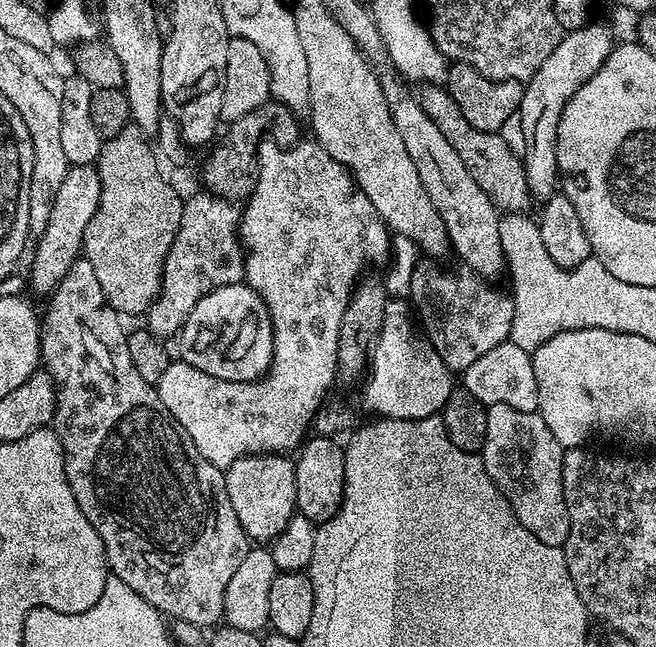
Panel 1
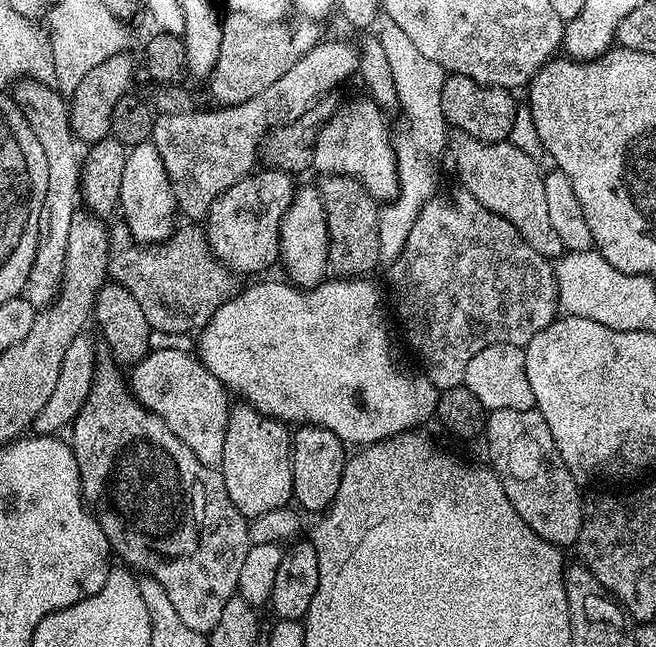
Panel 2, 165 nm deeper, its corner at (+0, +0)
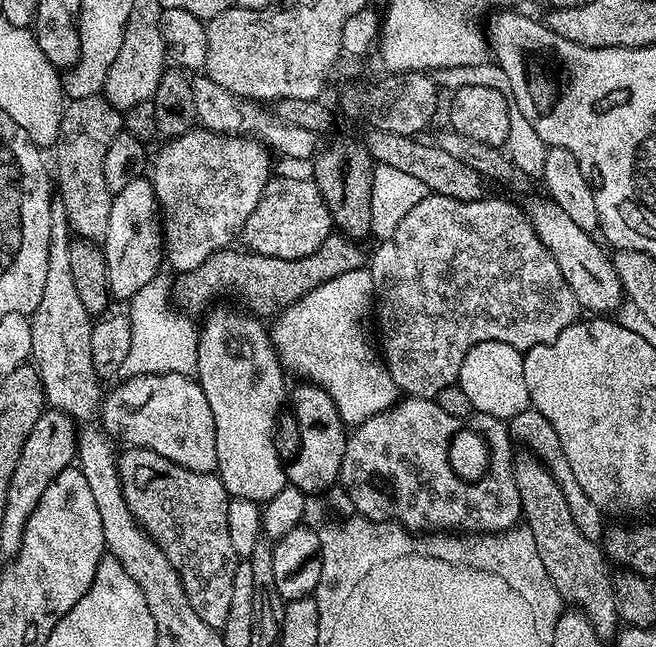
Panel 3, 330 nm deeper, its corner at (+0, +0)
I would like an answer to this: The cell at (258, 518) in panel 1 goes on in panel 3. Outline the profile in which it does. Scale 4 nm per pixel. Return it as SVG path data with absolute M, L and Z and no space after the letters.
M213 307L207 313L204 324L200 328L200 341L198 342L198 362L196 363L195 379L200 381L202 392L206 394L206 400L210 402L210 414L214 414L214 426L216 427L216 437L218 438L218 466L216 472L220 480L224 483L229 497L238 500L254 500L257 502L267 502L270 498L274 498L274 494L278 494L286 486L286 464L280 461L280 452L276 449L276 419L280 416L280 407L286 404L286 388L284 392L284 379L286 373L280 364L280 359L276 356L276 348L272 344L272 337L267 327L263 328L261 321L257 317L249 314L247 311L239 310L235 312L232 308L216 308Z

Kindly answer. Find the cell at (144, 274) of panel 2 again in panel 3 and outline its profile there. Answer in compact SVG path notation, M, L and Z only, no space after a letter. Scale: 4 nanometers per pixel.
M333 234L326 238L326 242L322 242L322 246L318 246L318 250L314 250L314 254L306 254L306 258L301 260L263 256L257 252L249 252L247 250L235 252L235 247L229 246L220 252L210 254L197 269L179 273L174 280L174 300L184 310L204 307L204 309L207 309L209 305L216 302L211 302L211 300L216 300L219 296L226 295L227 292L233 292L234 295L240 296L241 302L245 304L241 305L251 315L257 318L265 318L264 316L272 318L283 312L285 308L289 308L294 302L301 300L306 294L310 294L310 290L322 286L322 282L330 282L330 278L338 278L340 274L350 274L350 270L358 270L365 267L366 252L364 256L363 250L356 244L359 243L351 236Z

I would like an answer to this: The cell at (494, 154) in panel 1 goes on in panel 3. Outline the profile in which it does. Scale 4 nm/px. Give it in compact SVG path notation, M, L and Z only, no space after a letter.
M541 200L526 204L528 221L534 226L534 234L538 234L542 246L546 246L554 262L558 262L558 270L562 270L562 278L566 278L570 290L574 290L574 298L580 303L581 309L588 314L611 313L608 311L612 307L613 311L625 295L611 255L600 249L601 241L596 241L593 233L582 230L582 226L574 226L562 206Z

